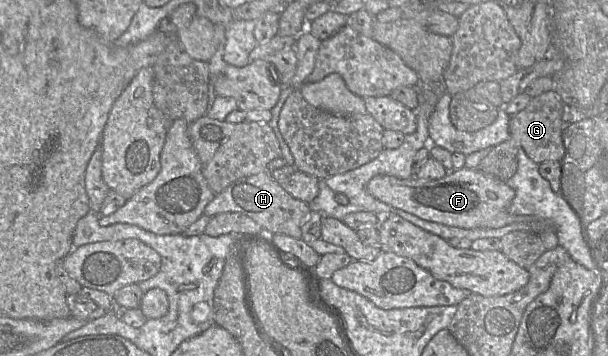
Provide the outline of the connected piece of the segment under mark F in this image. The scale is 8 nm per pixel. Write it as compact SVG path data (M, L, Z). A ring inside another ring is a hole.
M463 167L438 180L424 180L416 176L400 179L394 176L377 175L368 182L367 190L374 198L395 209L446 226L464 229L501 228L513 223L535 222L545 228L538 234L545 248L552 250L559 246L557 234L550 222L510 213L515 191L506 182L486 175L477 169Z

